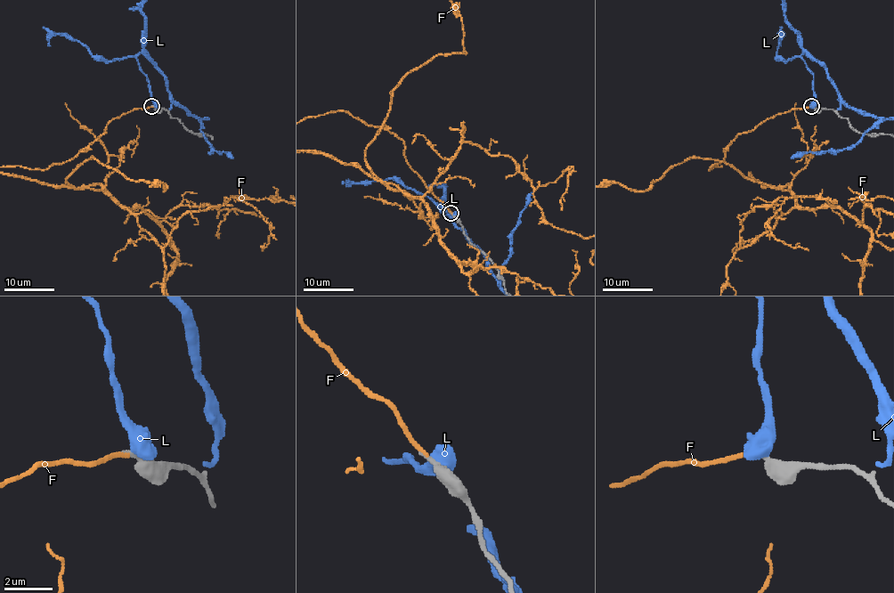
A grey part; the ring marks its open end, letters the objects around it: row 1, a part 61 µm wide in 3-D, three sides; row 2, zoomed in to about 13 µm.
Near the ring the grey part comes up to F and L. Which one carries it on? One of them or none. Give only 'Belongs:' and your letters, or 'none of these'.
Belongs: F

